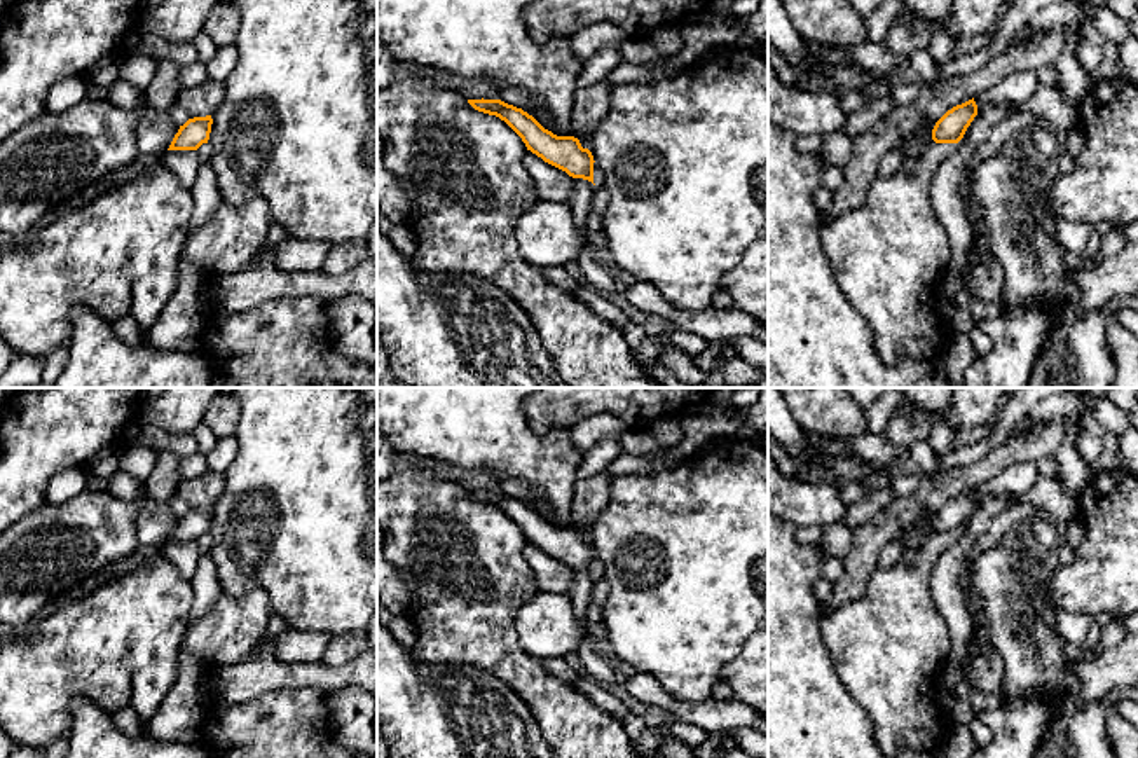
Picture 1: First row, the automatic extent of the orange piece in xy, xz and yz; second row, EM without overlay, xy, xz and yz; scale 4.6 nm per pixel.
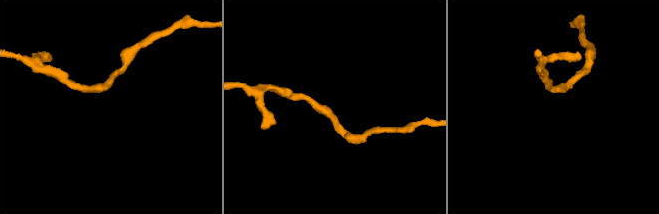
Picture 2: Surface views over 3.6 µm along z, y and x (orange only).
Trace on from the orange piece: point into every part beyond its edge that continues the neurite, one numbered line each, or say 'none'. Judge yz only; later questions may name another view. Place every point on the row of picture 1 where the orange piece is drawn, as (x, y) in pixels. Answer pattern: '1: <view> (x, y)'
none

